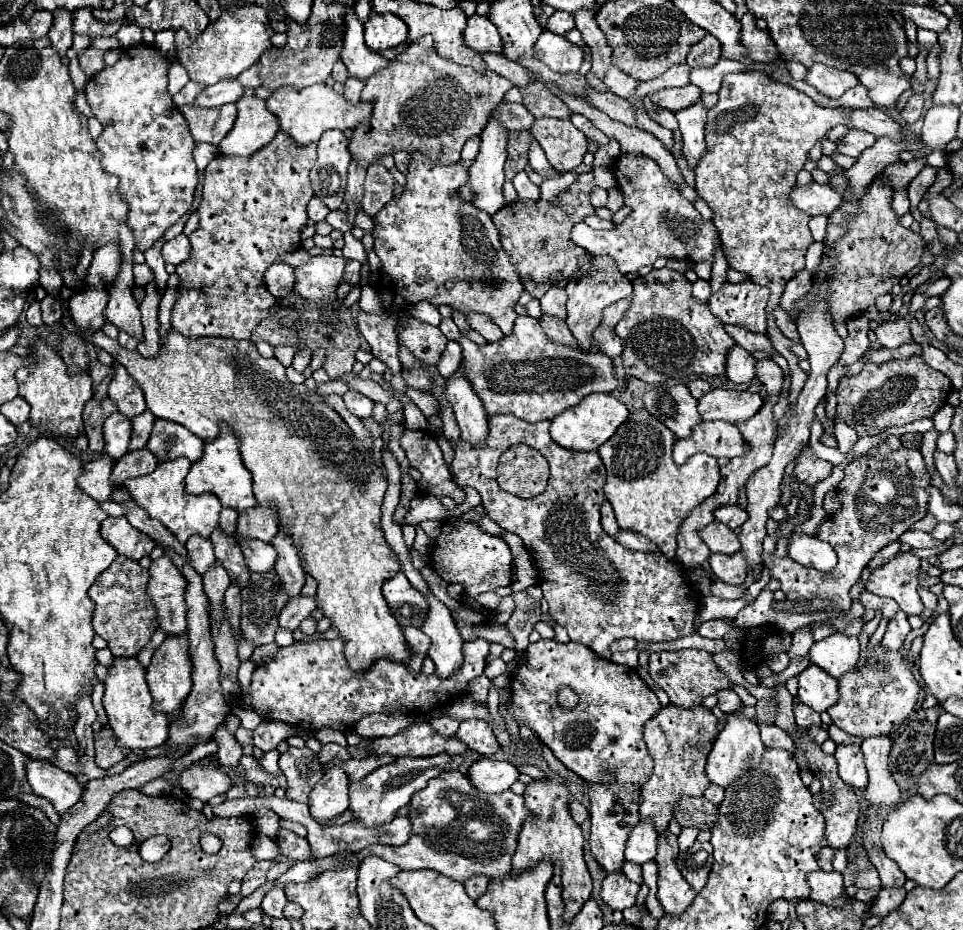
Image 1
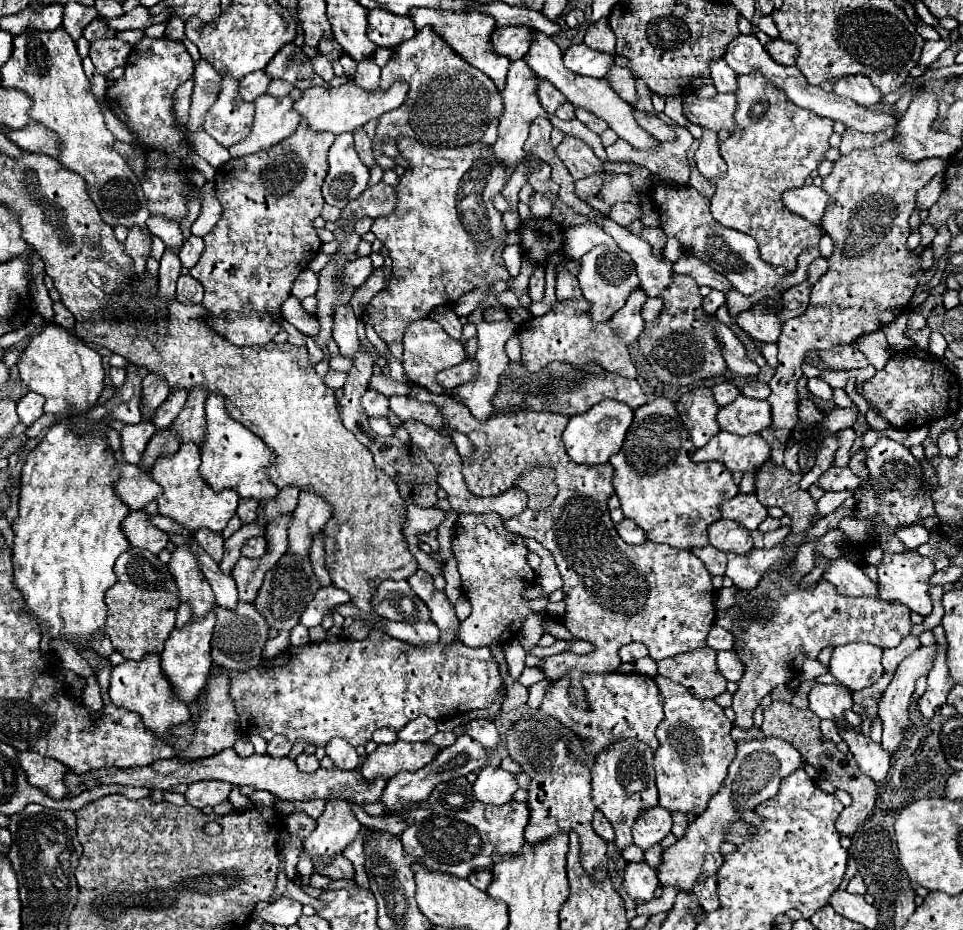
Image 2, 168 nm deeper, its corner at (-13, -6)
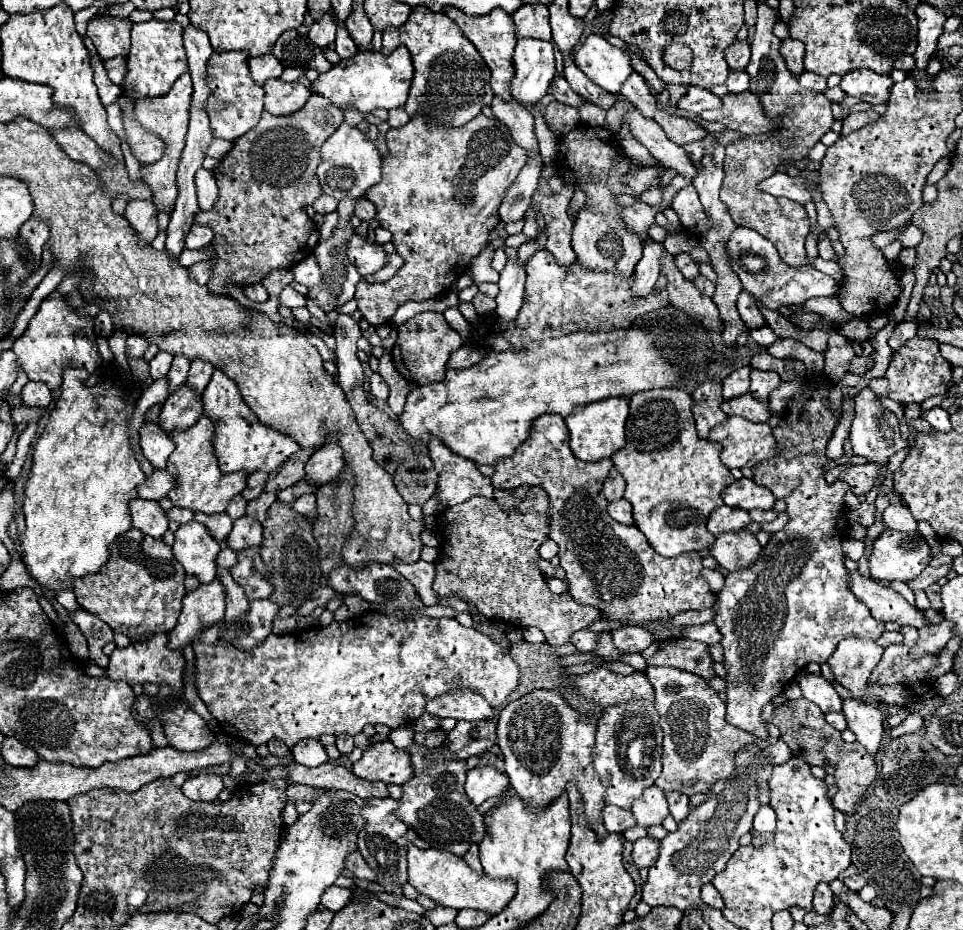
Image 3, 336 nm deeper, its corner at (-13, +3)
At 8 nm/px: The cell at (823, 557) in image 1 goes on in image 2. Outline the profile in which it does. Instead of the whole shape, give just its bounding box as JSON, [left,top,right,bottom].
[823,556,877,598]

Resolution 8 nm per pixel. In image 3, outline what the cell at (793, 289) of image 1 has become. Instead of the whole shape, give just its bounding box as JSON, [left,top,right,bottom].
[819,235,835,259]

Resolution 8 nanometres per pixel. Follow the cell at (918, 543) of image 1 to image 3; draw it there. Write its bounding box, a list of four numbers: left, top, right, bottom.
[883,505,917,531]

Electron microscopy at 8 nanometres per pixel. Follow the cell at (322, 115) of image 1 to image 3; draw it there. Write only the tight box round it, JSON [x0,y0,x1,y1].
[313,45,413,113]

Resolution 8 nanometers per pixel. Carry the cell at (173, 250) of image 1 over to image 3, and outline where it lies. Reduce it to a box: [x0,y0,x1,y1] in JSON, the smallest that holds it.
[185,223,213,249]

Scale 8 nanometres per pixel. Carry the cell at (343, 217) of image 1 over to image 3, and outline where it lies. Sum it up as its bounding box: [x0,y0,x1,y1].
[355,197,375,221]

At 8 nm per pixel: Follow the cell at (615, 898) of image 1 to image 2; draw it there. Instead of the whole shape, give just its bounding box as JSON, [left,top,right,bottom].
[623,862,659,902]

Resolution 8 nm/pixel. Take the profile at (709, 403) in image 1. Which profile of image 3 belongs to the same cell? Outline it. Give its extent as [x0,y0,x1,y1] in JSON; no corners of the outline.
[721,393,771,423]

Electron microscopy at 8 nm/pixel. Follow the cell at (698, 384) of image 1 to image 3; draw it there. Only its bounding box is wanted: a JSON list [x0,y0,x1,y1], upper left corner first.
[723,367,751,399]

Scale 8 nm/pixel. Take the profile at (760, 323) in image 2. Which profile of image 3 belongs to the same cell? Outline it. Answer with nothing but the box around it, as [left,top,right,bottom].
[737,291,765,329]

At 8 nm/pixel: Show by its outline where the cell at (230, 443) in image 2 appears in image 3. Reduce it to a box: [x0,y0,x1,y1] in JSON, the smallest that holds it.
[203,369,299,473]

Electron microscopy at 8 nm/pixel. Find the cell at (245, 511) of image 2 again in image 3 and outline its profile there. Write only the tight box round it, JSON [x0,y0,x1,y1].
[241,471,267,501]

